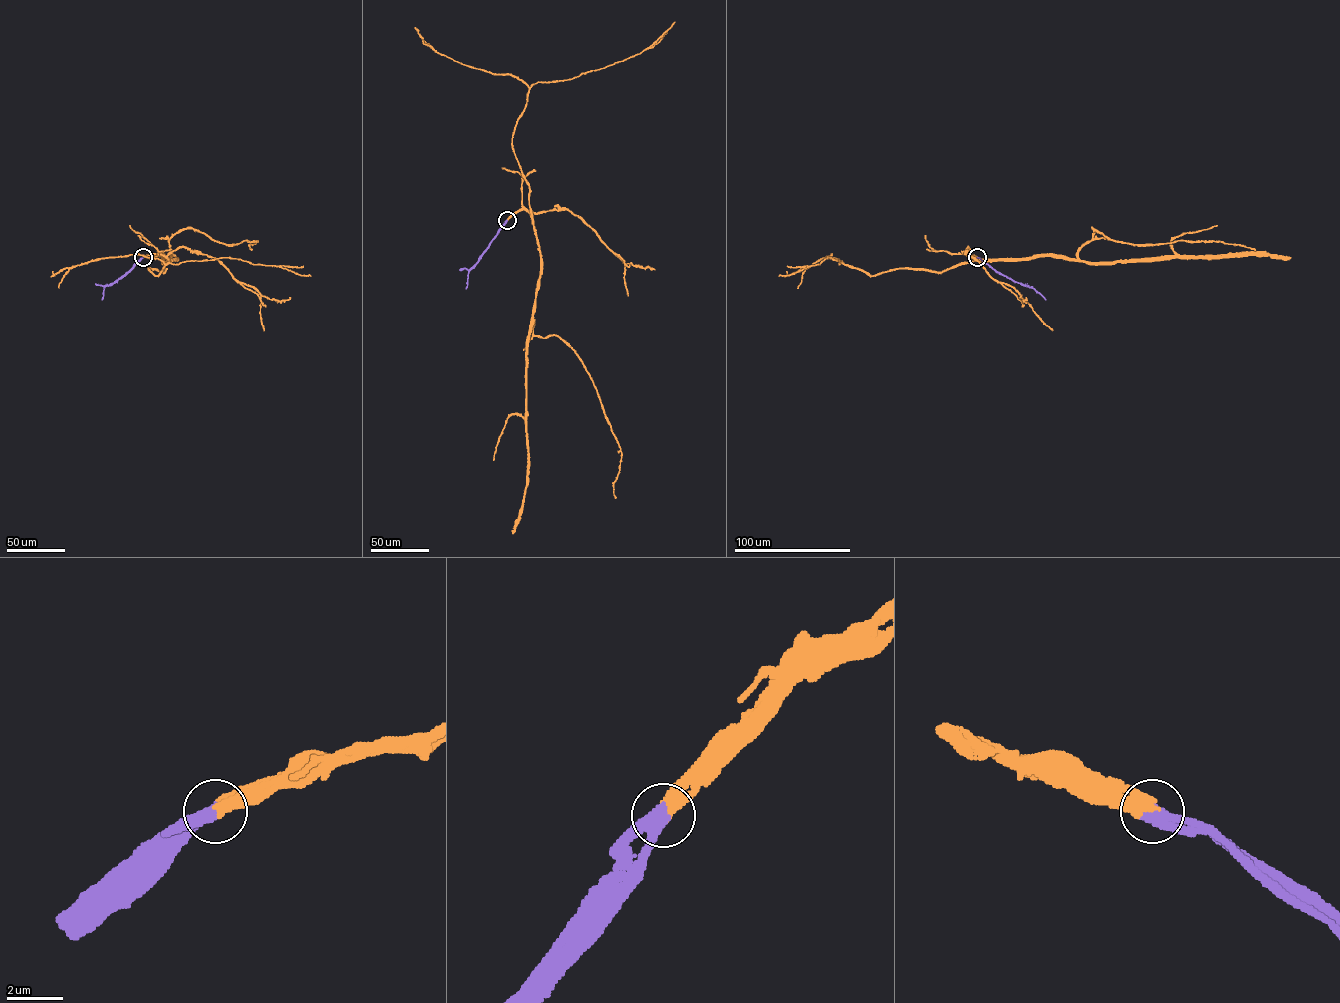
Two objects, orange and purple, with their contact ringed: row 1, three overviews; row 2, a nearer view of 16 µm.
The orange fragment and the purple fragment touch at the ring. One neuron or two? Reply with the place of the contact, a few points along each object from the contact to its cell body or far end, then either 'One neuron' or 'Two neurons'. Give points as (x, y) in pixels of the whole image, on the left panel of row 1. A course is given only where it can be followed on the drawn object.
Place: (143, 257). Course of orange: (143, 257), (154, 253), (176, 259), (169, 259), (169, 241), (190, 228), (227, 245), (257, 241), (252, 250). Course of purple: (143, 257), (122, 278), (104, 287), (102, 299). One neuron

